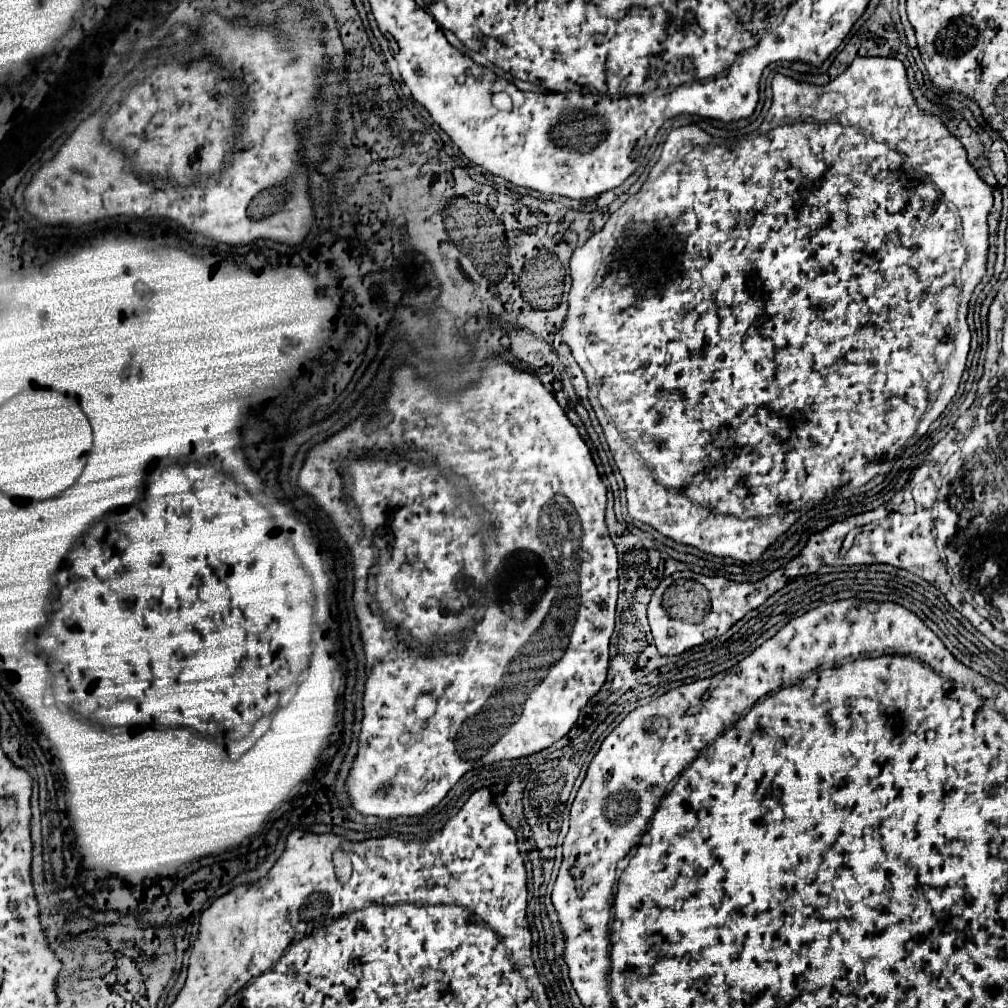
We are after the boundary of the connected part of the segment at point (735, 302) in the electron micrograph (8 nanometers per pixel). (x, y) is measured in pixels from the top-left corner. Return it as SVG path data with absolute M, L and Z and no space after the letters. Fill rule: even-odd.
M857 57L827 85L811 85L785 75L775 75L773 93L775 101L761 125L761 131L767 131L773 125L779 127L757 137L743 139L735 147L693 147L681 161L669 165L663 175L647 179L639 192L631 195L619 211L609 217L604 227L588 239L585 247L574 250L569 311L561 327L563 341L571 347L577 365L587 377L590 404L625 479L629 515L677 543L693 545L715 557L733 557L743 563L757 561L802 513L813 509L829 493L859 489L879 473L885 475L887 463L926 435L930 425L951 403L959 389L970 351L971 332L967 314L971 293L987 273L987 217L993 207L991 187L967 163L963 145L947 131L939 117L925 115L915 105L915 99L909 93L905 67L899 59Z

